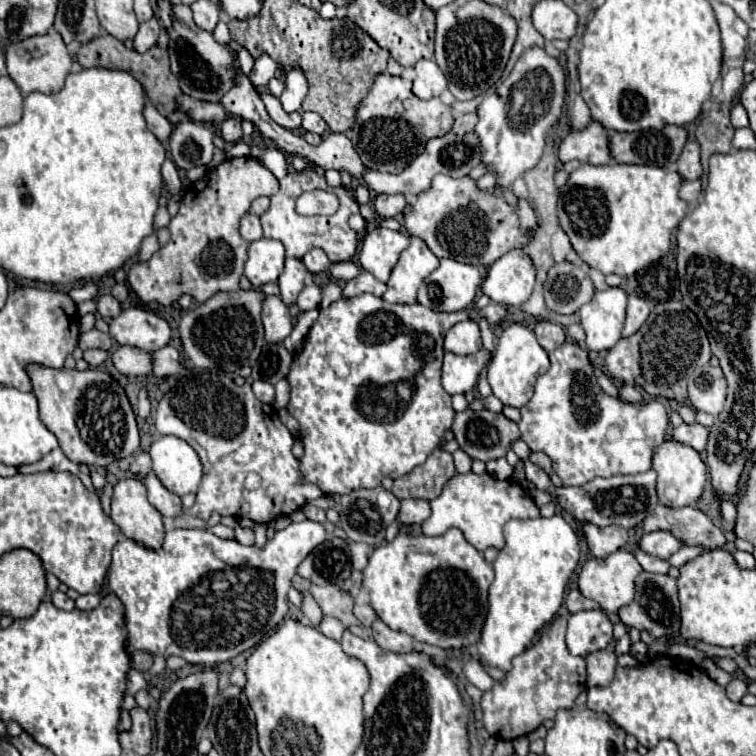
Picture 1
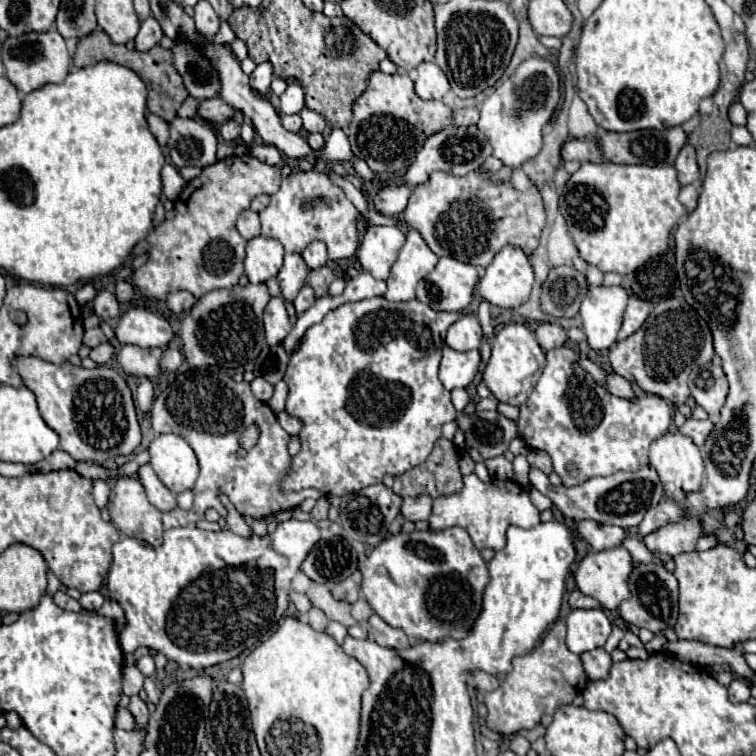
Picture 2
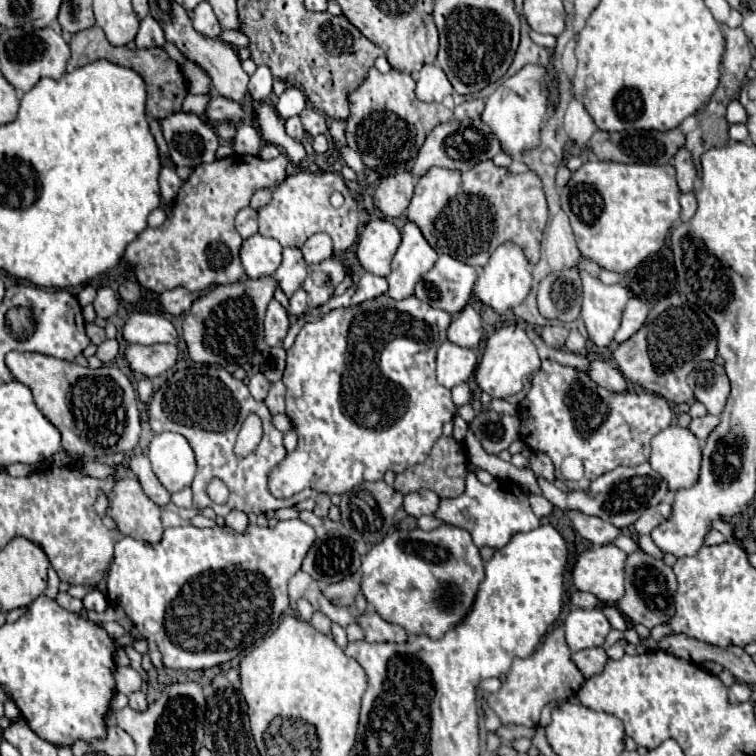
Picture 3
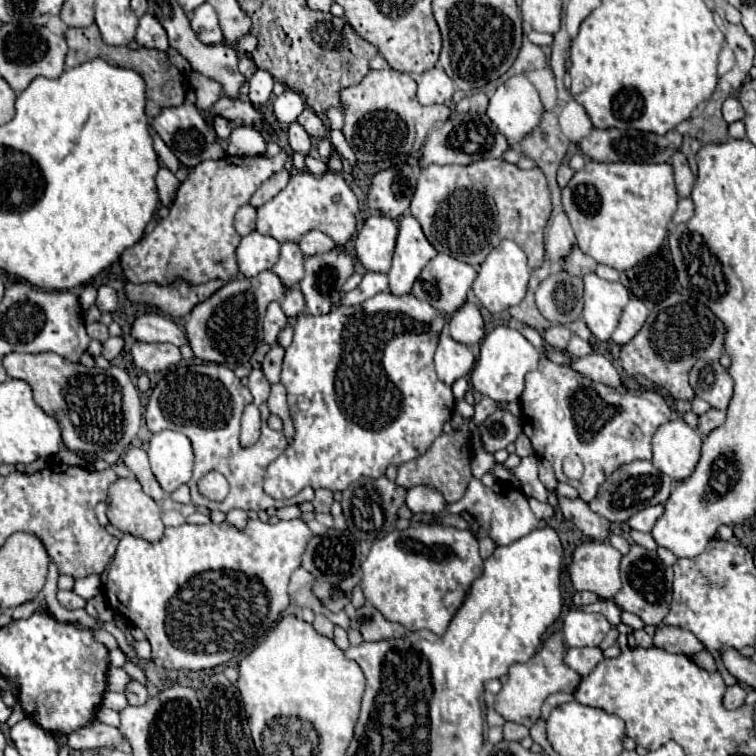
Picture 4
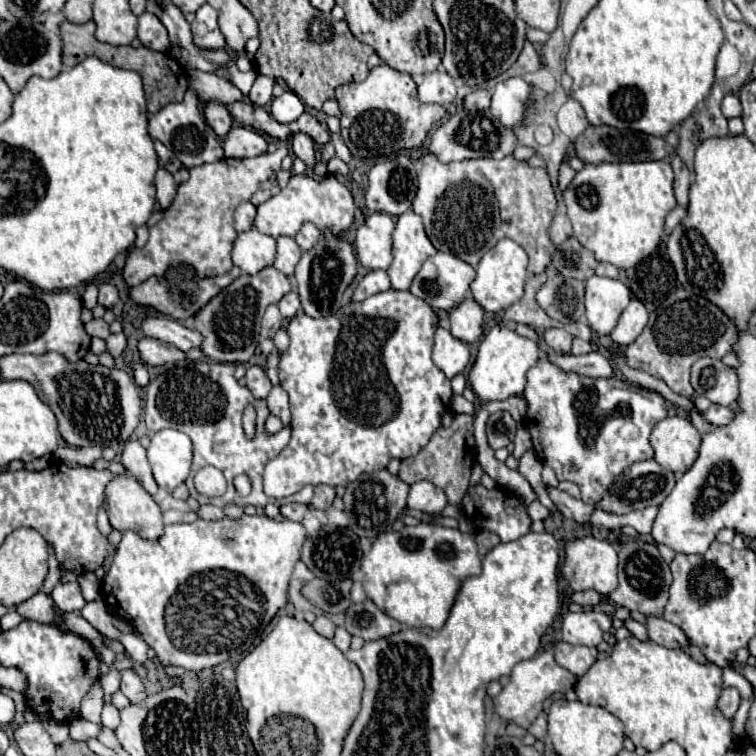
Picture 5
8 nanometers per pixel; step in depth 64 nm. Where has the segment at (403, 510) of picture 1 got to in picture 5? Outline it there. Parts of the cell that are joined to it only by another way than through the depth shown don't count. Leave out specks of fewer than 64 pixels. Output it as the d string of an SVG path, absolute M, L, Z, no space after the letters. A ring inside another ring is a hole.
M416 482L410 486L410 494L408 494L408 508L412 510L420 510L426 514L438 514L444 510L446 506L446 494L444 490L436 488L432 482Z

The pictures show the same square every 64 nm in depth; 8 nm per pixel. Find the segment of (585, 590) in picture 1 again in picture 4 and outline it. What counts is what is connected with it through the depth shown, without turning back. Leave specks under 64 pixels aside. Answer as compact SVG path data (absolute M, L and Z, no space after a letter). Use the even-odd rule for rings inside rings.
M584 542L582 546L578 546L574 550L572 564L568 566L574 588L576 590L590 590L596 596L600 596L602 600L612 600L618 594L618 590L622 588L620 560L622 560L622 554L610 542Z

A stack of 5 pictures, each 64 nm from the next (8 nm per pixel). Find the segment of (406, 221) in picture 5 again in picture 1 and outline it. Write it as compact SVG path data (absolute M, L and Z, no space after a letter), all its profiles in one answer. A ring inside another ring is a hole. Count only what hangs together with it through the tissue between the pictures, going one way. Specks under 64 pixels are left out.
M410 238L410 246L400 254L396 268L390 274L388 290L384 292L386 302L416 304L418 286L438 268L438 258L420 238Z

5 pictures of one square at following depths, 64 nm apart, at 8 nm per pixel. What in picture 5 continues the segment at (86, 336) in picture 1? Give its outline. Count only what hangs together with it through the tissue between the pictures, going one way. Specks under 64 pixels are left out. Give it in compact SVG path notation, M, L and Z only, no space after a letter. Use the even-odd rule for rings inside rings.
M98 318L98 320L90 320L90 322L86 324L86 332L88 332L90 336L98 336L98 338L102 338L102 340L106 340L106 338L110 336L108 324L106 324L102 318Z

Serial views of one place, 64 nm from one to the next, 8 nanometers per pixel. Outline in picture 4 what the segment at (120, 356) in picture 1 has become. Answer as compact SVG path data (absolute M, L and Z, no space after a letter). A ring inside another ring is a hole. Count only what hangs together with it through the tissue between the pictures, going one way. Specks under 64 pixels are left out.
M134 342L132 350L132 362L138 370L146 374L156 374L166 370L172 364L180 362L180 350L170 344L144 344L144 342Z

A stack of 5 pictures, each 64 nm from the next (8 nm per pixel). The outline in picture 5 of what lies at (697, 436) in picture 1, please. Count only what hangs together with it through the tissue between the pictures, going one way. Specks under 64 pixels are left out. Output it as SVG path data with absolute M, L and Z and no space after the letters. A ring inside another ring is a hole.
M710 406L704 414L704 420L712 426L726 426L726 422L730 422L730 418L734 416L734 408L726 408L726 406Z

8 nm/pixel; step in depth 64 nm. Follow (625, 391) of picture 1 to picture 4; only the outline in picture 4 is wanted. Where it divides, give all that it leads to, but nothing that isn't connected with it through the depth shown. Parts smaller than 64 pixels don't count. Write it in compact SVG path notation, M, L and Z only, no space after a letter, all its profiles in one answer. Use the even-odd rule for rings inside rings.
M588 354L584 358L574 358L572 362L572 368L578 370L582 376L594 380L594 382L602 382L606 386L612 386L612 388L618 388L622 384L620 380L620 374L618 370L612 366L612 362L602 356L602 354Z

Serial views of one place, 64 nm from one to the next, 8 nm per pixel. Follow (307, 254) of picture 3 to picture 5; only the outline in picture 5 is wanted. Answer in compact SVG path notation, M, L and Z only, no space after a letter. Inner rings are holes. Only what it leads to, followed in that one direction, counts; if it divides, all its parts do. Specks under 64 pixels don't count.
M306 222L306 226L302 226L302 230L296 234L296 242L298 242L298 246L300 246L304 252L310 250L310 248L314 248L320 238L322 238L320 230L318 230L314 224L310 224L310 222Z

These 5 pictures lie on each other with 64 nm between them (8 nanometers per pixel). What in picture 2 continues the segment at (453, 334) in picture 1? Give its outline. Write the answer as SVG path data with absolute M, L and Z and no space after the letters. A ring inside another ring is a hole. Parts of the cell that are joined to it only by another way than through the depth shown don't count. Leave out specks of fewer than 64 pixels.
M464 314L458 322L454 322L448 328L446 334L446 346L458 352L468 352L468 350L478 350L482 342L482 328L480 322L474 314Z

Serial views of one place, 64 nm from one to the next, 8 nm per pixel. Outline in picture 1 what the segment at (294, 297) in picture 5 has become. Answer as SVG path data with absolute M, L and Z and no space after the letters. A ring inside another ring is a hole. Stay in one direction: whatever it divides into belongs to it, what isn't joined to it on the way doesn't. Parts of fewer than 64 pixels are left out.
M312 284L312 286L306 286L302 290L302 294L298 296L298 306L302 312L306 312L306 310L316 308L320 304L320 300L322 300L322 286Z

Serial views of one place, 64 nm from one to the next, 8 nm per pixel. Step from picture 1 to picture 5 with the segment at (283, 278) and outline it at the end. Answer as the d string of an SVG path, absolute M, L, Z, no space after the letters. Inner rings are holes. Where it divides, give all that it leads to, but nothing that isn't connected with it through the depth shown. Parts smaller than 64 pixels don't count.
M282 236L282 238L278 238L278 254L276 254L274 268L286 276L294 276L300 256L302 256L302 250L296 244L296 240Z

